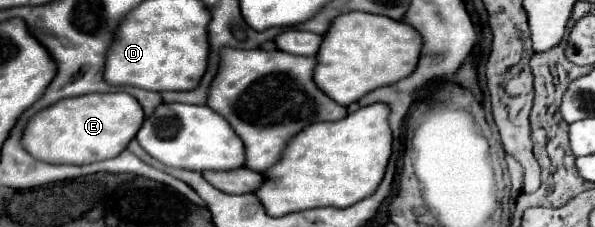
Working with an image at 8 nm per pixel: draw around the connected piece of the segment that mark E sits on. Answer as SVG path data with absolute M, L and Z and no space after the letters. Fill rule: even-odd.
M88 93L84 97L68 97L38 111L22 131L22 147L44 163L86 165L92 161L116 157L134 139L144 111L140 103L124 93Z

